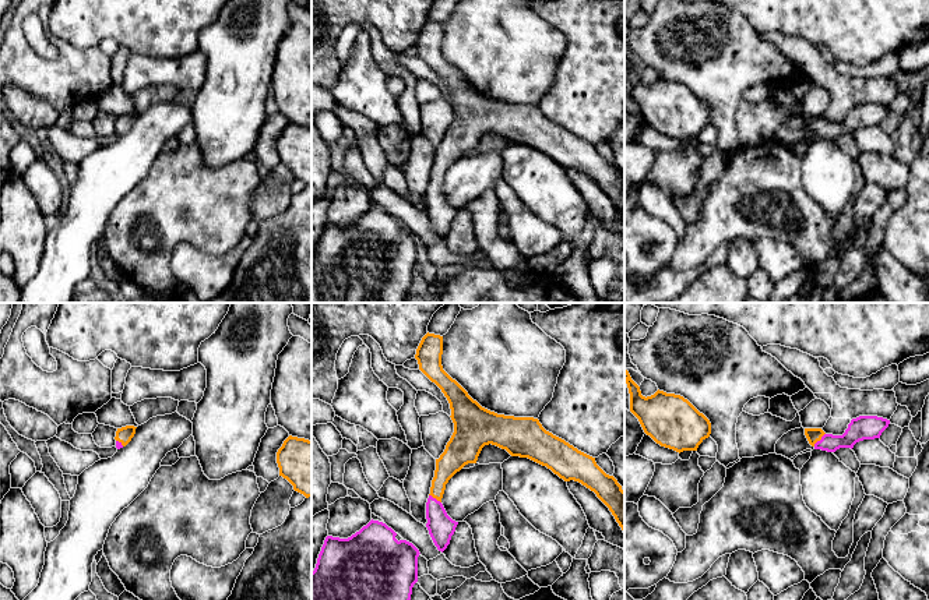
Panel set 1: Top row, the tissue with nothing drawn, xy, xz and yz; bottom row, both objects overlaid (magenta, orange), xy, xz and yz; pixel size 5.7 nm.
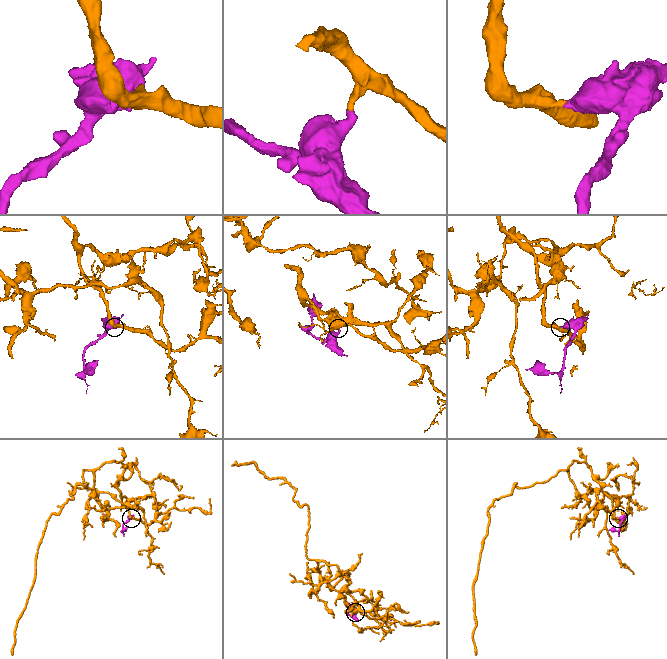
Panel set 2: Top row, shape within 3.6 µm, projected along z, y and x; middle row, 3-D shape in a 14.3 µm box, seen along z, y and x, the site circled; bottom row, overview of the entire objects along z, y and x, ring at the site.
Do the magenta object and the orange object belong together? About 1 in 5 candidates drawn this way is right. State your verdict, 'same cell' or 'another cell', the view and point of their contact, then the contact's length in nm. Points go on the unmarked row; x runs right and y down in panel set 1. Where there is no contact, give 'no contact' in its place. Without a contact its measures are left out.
same cell; contact yz (820, 127); length 100 nm

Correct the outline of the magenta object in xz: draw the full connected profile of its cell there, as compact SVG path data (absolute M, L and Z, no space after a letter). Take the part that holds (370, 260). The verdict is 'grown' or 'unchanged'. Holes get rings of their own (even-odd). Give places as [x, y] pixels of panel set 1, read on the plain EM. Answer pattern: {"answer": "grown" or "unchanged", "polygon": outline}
{"answer": "unchanged", "polygon": "M370 208L359 219L348 226L327 223L317 246L314 258L312 260L312 303L404 303L412 282L412 275L418 269L418 244L419 237L407 227L397 227L397 220L386 211Z"}

